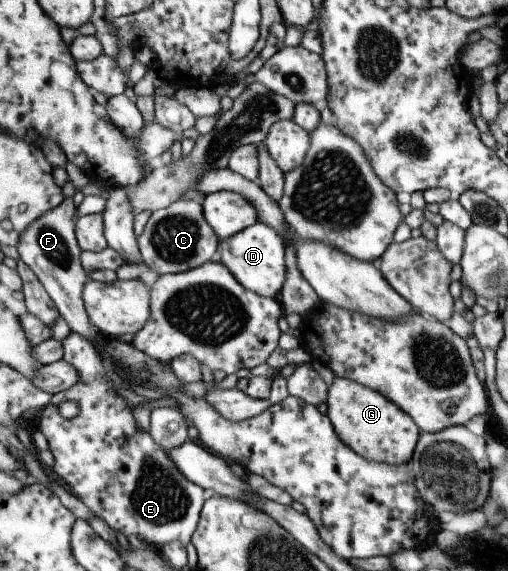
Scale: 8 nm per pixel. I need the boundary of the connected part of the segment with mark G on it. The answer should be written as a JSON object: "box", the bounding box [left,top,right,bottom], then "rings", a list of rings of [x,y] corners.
{"box":[326,376,422,466],"rings":[[[335,376],[326,408],[339,438],[357,454],[371,461],[397,466],[412,462],[422,430],[410,414],[386,395],[350,378]]]}

